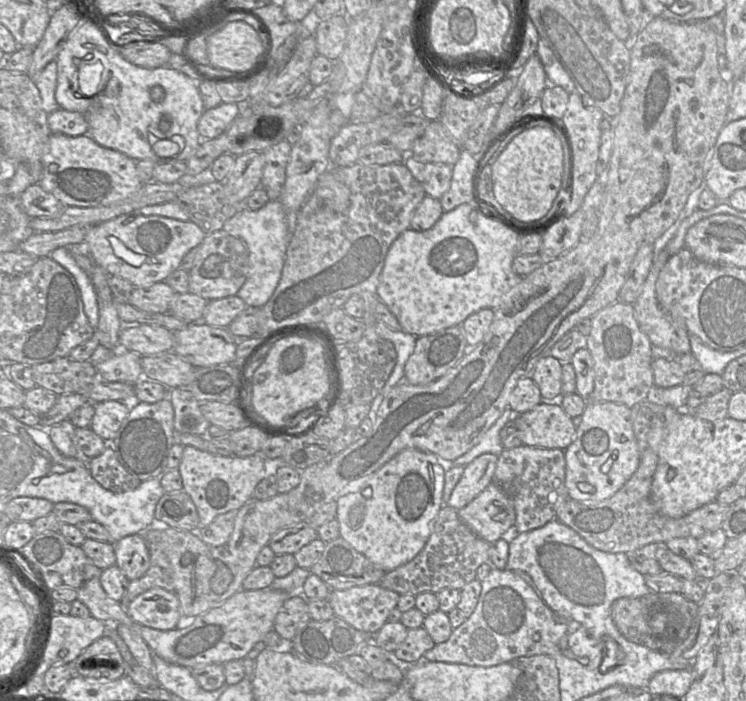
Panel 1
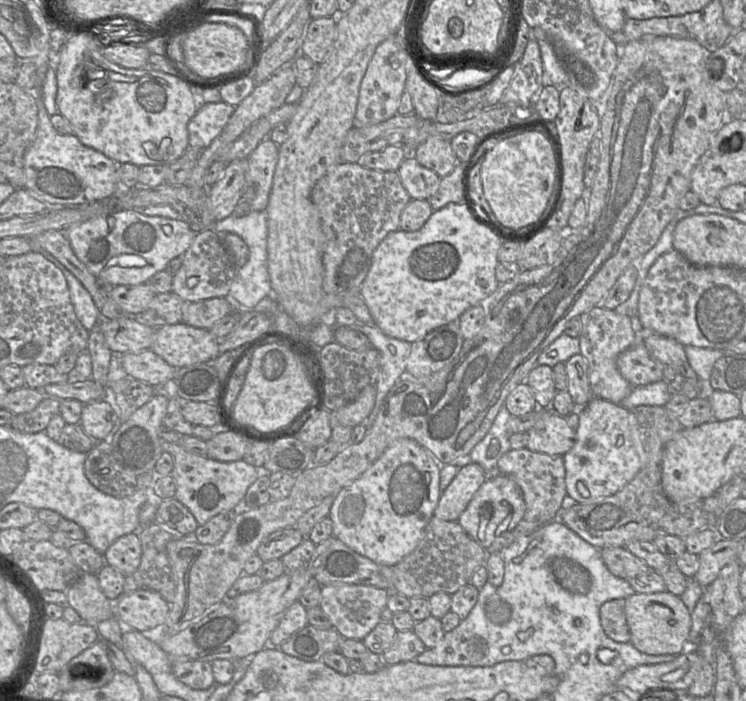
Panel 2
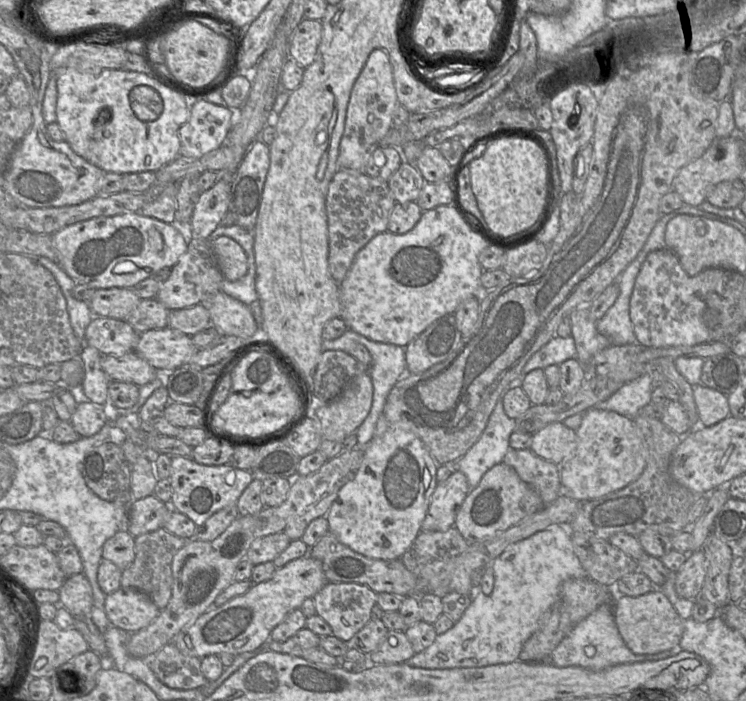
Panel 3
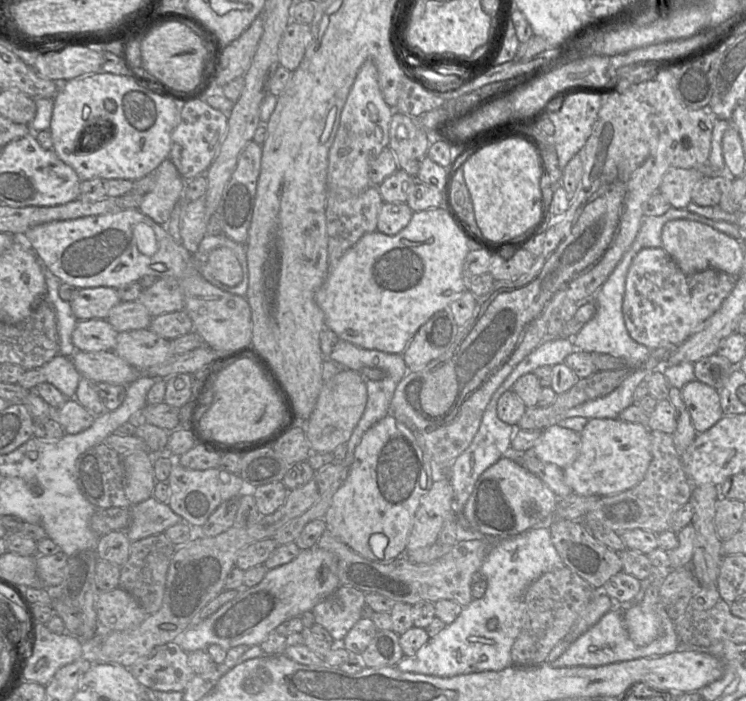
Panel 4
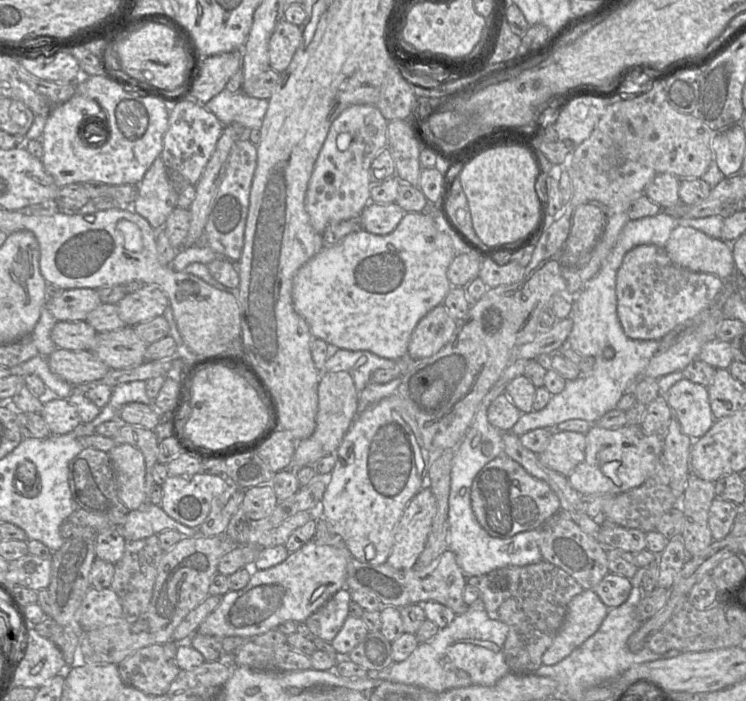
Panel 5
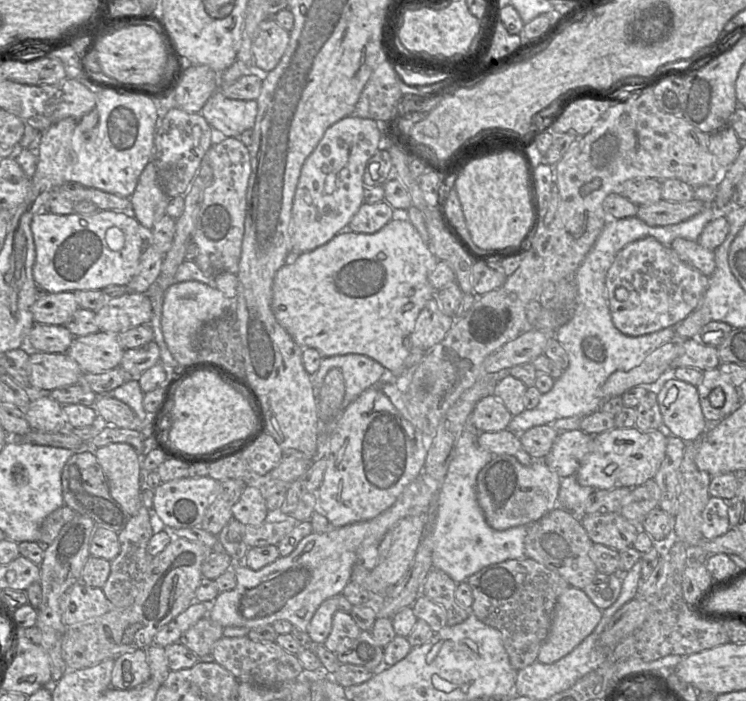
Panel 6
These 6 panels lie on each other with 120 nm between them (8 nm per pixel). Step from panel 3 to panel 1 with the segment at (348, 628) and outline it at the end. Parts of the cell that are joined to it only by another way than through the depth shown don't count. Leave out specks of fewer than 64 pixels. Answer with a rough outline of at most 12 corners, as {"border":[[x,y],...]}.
{"border":[[379,584],[331,590],[334,615],[375,635],[400,595]]}

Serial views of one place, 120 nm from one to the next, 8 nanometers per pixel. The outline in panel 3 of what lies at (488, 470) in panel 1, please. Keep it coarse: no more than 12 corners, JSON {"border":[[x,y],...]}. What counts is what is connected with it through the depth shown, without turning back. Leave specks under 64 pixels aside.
{"border":[[454,470],[438,483],[421,531],[453,527],[470,491]]}

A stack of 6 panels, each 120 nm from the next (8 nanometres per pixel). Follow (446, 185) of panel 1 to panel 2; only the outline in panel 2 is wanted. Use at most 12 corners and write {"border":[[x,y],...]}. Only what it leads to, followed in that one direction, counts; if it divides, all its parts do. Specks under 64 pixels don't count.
{"border":[[406,151],[397,172],[411,199],[428,200],[442,179]]}

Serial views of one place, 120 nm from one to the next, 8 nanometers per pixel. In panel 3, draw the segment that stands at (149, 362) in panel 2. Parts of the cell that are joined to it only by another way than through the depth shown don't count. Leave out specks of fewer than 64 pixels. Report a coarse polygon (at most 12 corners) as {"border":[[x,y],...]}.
{"border":[[135,351],[102,355],[110,381],[143,386],[157,370]]}

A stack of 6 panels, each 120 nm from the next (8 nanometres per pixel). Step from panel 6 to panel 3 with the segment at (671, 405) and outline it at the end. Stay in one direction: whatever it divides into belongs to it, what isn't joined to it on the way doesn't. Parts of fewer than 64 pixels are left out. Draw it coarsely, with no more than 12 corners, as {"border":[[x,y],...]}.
{"border":[[692,387],[700,426],[730,416],[727,395]]}

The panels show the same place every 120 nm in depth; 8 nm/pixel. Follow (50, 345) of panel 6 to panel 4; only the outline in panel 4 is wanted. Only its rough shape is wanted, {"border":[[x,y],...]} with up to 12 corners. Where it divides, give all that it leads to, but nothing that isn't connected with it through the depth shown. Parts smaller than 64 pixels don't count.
{"border":[[106,319],[78,321],[77,351],[114,351],[118,332]]}

